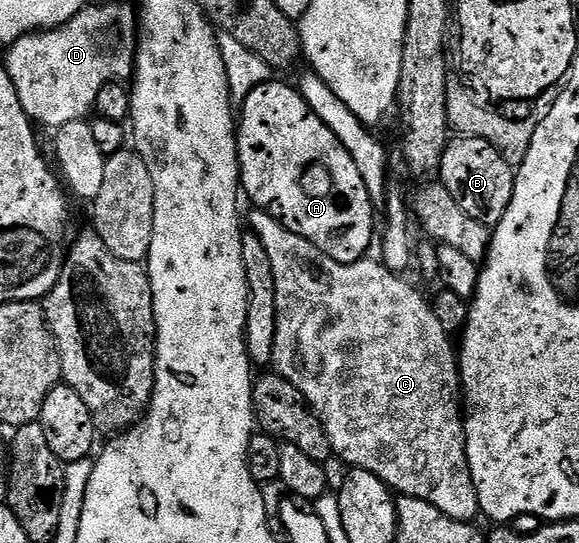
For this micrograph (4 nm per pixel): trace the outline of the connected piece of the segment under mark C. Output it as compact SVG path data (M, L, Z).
M257 210L251 211L249 227L260 238L260 242L264 242L264 250L268 250L268 262L272 262L272 278L276 282L276 338L274 339L274 358L272 361L273 371L277 372L279 376L283 376L288 382L292 382L292 386L296 386L296 390L300 390L300 394L304 394L304 398L310 403L310 409L318 415L318 420L322 423L322 429L326 431L326 437L330 443L330 451L335 457L339 456L344 463L348 464L351 469L363 468L364 471L370 471L387 485L387 487L393 490L395 493L404 496L415 496L420 498L424 502L428 502L432 506L436 506L436 510L442 512L450 519L459 521L473 521L473 516L479 515L478 511L478 495L474 489L474 483L472 482L472 474L470 473L470 467L466 461L466 430L464 427L464 412L460 407L460 377L458 374L458 362L456 359L455 345L450 345L451 337L446 332L444 326L440 324L437 318L434 316L434 312L431 308L431 301L425 300L408 281L402 280L403 278L397 272L390 272L385 265L379 262L377 259L370 260L371 258L363 258L358 260L354 264L341 264L336 262L328 254L324 254L319 248L312 242L308 242L304 238L300 238L300 234L292 234L284 225L276 218L272 218L270 215Z

